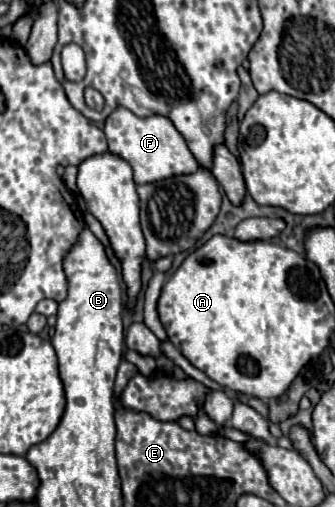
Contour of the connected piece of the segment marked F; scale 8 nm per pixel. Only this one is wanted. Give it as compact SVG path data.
M117 107L105 121L103 131L109 141L109 151L113 155L119 155L131 165L137 185L163 181L163 179L177 177L177 175L189 175L199 169L195 157L187 149L185 139L181 137L181 133L173 127L173 123L167 117L153 115L153 117L141 119L133 115L129 109Z

